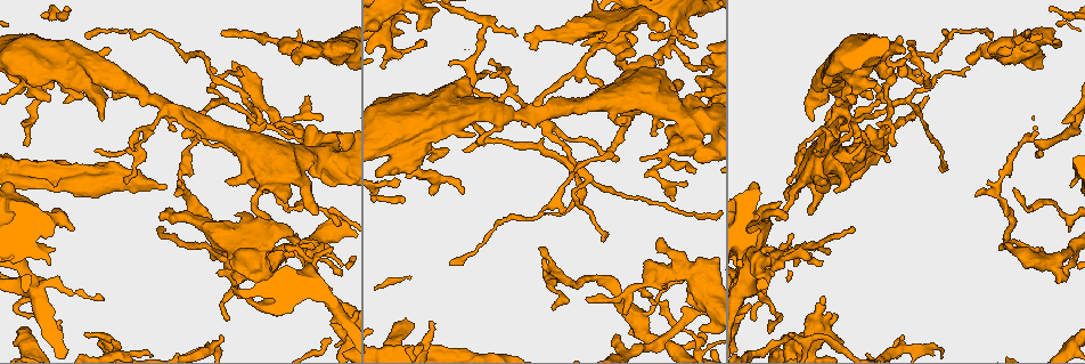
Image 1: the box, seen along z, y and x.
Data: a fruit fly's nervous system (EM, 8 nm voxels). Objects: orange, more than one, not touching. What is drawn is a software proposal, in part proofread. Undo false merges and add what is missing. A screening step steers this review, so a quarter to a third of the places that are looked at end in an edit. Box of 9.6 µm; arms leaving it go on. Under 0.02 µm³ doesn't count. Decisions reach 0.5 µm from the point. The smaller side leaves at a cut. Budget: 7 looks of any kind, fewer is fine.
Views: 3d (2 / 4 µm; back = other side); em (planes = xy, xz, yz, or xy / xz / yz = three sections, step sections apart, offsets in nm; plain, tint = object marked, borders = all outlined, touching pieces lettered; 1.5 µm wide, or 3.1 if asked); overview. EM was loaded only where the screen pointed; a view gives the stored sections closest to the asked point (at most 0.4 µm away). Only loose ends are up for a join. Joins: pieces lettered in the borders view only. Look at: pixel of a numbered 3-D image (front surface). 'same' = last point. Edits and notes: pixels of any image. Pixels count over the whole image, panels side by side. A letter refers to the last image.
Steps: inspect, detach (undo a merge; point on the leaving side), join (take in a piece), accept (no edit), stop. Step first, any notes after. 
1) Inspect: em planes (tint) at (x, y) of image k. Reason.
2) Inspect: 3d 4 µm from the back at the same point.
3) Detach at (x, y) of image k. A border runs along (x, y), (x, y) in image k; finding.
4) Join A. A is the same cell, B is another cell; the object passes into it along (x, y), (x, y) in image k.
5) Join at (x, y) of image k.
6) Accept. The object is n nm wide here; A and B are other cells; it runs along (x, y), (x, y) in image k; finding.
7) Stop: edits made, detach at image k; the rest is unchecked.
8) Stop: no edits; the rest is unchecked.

Inspect: em xy step 8 (plain) at (650, 60) of image 1.

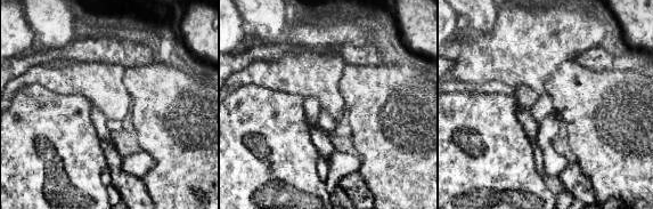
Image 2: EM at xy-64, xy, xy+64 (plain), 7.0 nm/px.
Inspect: em xy step 8 (borders) at the same point.

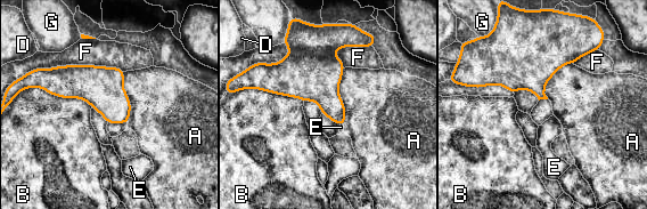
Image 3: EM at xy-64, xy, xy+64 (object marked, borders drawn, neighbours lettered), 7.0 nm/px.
Accept. A, B, D, E, F and G are other cells; a border runs along (37, 86), (92, 107) in image 3; no lettered piece goes on from it.

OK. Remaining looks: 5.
Inspect: em xy step 4 (tint) at (221, 35) of image 1. Tapers out.

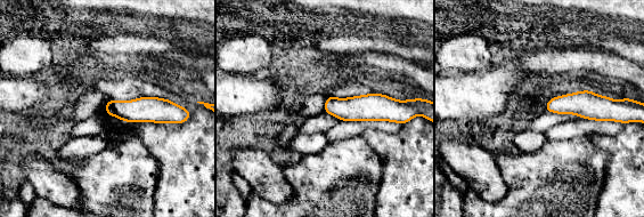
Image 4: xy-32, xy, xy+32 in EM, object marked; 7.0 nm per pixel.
Inspect: em planes (borders) at the same point. Cut it another way.

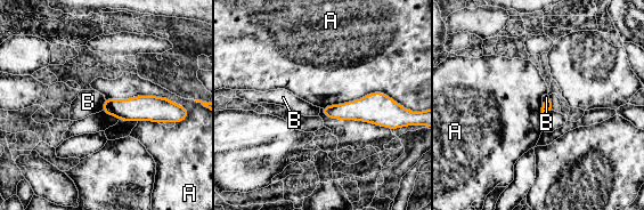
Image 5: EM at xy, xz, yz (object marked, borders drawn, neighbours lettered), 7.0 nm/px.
Accept. A and B are other cells; no lettered piece goes on from it.

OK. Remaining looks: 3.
Inspect: em planes (borders) at (615, 335) of image 1. An open end.

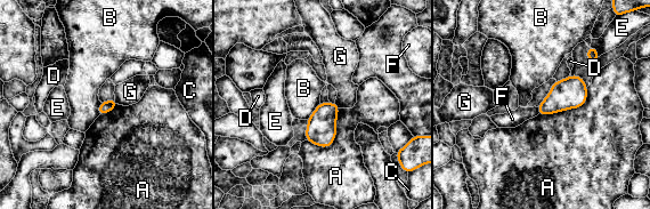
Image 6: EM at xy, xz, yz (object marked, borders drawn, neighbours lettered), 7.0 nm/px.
Accept. The longest contact is with A, 400 nm; A, B, C, D, E, F and G are other cells; a border runs along (319, 102), (307, 119) in image 6; none of them fits.

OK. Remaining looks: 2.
Stop: no edits; the rest is unchecked.

